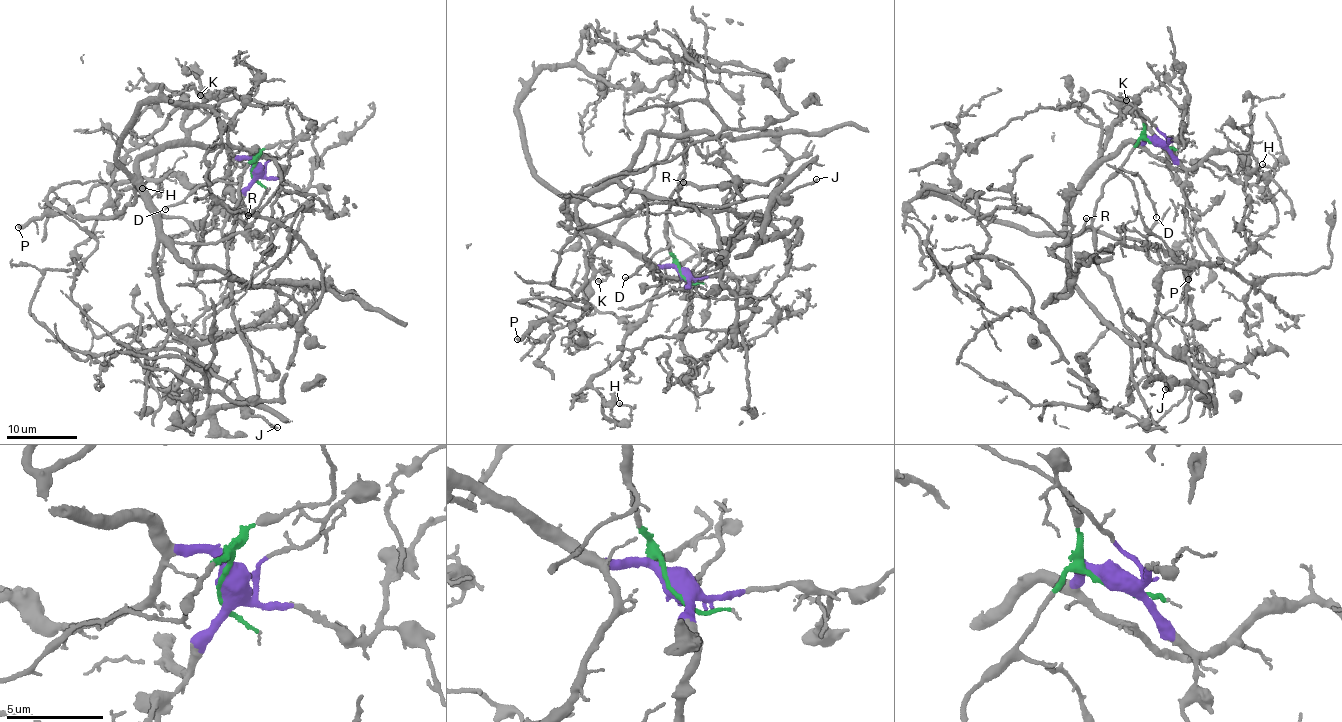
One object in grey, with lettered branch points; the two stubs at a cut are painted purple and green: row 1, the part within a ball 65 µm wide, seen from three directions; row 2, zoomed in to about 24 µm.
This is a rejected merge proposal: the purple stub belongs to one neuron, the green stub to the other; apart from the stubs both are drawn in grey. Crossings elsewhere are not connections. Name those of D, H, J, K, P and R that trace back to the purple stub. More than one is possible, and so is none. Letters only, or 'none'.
H, K, P

